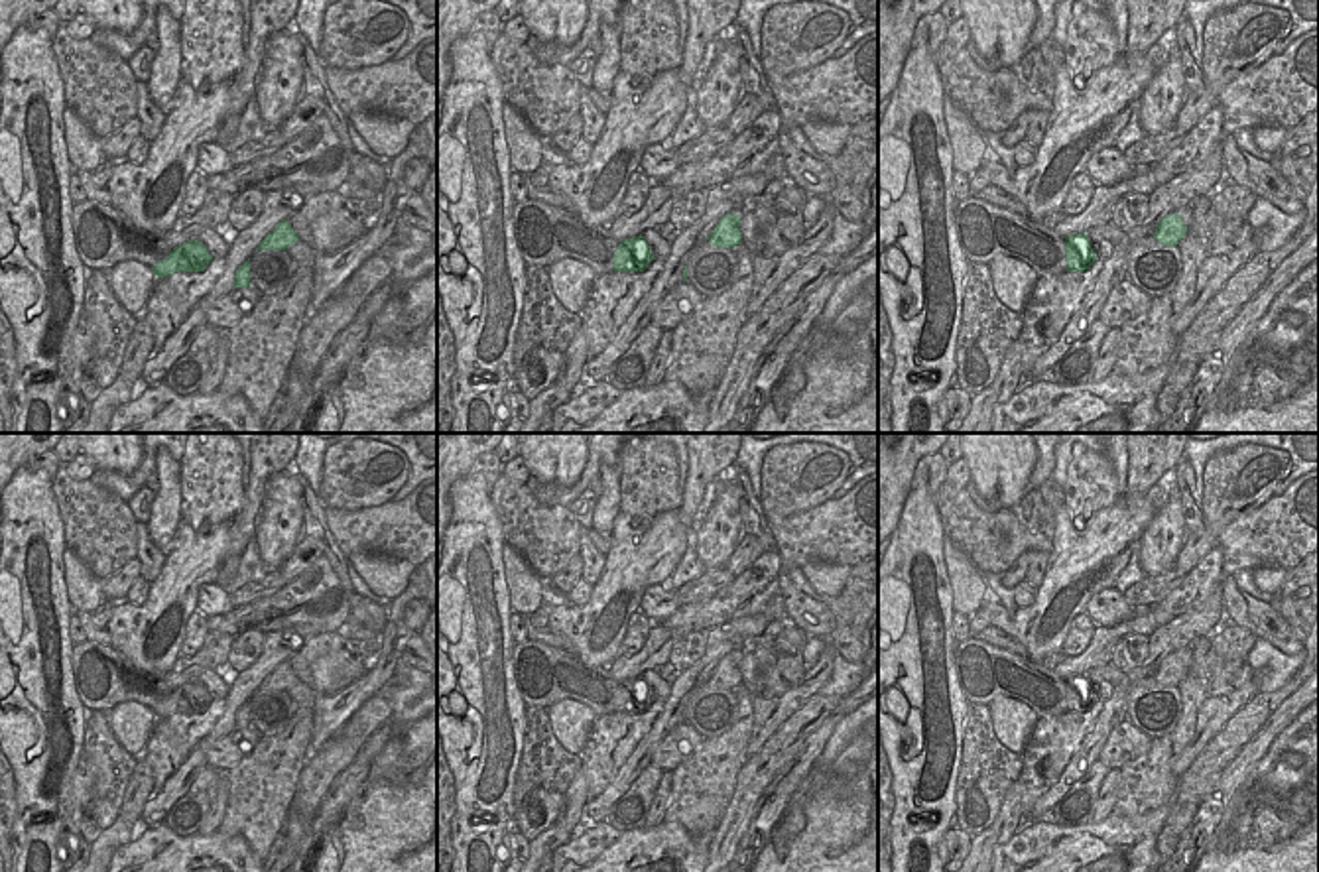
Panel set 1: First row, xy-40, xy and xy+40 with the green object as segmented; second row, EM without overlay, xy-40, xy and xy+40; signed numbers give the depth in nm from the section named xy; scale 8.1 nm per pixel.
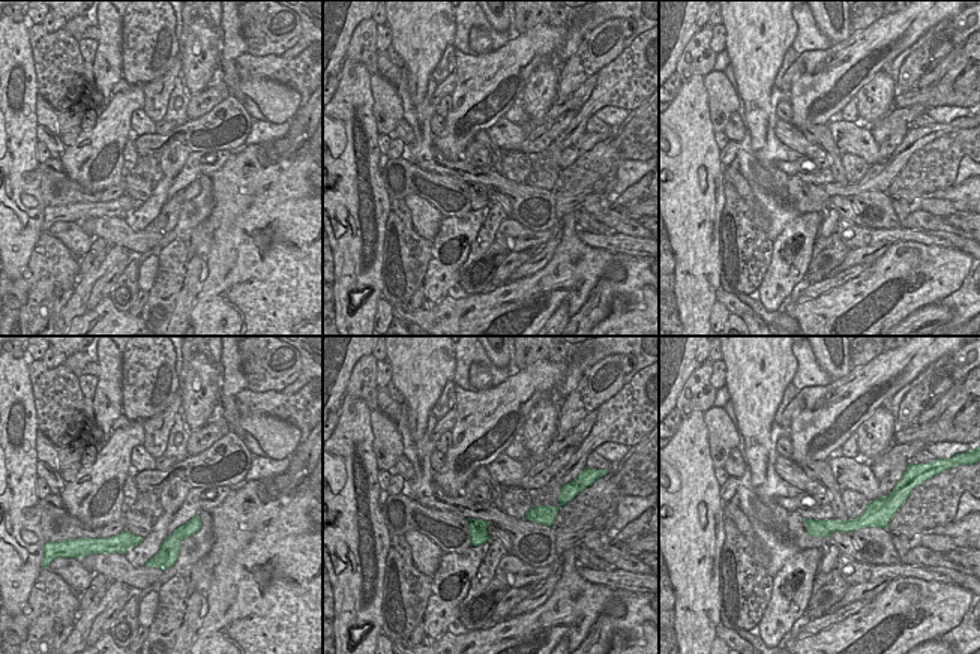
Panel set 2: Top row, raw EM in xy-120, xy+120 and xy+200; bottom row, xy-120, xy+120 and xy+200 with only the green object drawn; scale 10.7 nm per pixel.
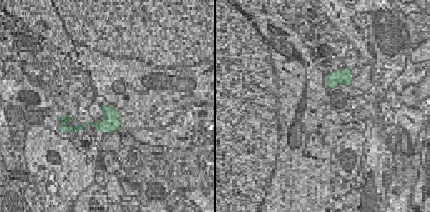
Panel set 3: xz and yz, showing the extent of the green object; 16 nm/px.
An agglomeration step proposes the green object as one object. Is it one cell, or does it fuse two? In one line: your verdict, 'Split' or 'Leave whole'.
Split

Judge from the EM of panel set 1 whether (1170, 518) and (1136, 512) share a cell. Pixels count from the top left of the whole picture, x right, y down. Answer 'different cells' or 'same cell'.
different cells

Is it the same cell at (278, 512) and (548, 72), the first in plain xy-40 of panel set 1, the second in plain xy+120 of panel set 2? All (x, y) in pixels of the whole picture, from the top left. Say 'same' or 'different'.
same

